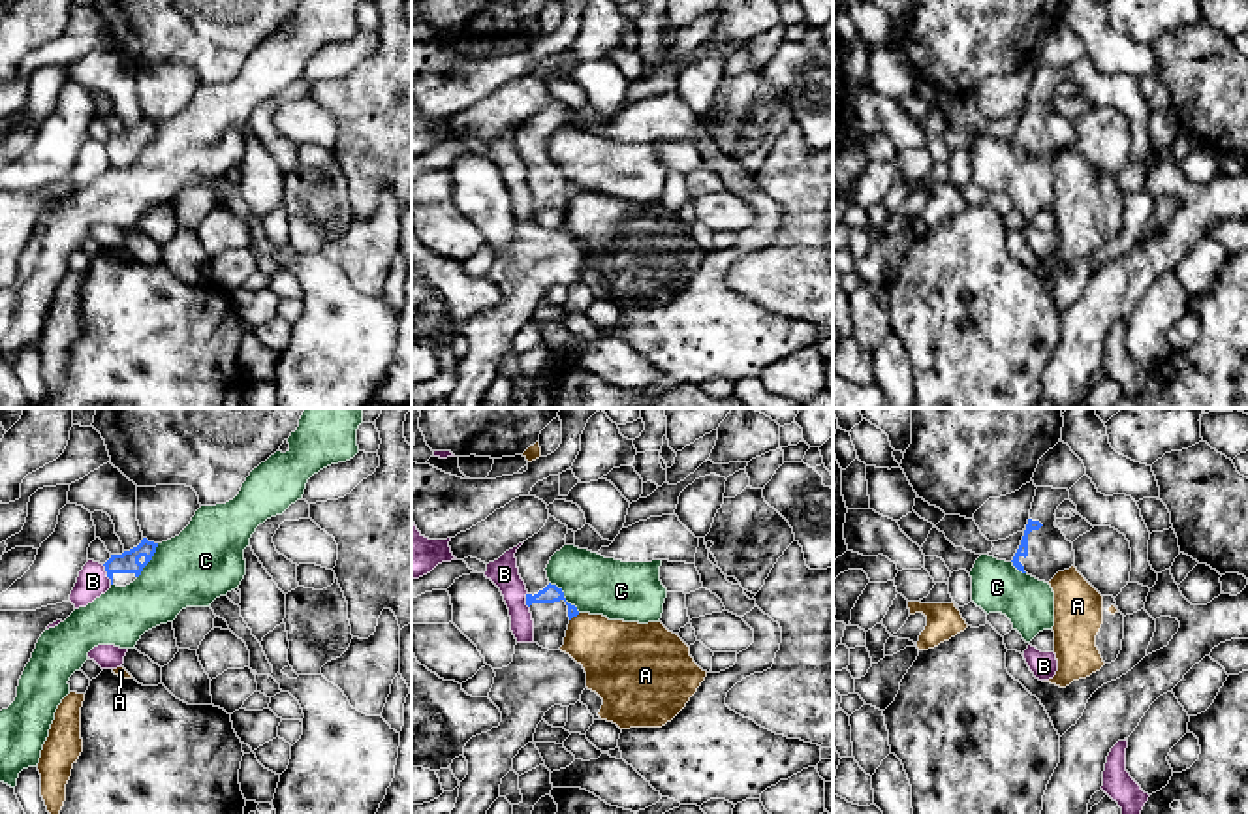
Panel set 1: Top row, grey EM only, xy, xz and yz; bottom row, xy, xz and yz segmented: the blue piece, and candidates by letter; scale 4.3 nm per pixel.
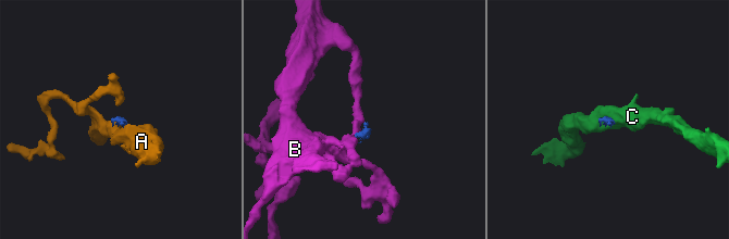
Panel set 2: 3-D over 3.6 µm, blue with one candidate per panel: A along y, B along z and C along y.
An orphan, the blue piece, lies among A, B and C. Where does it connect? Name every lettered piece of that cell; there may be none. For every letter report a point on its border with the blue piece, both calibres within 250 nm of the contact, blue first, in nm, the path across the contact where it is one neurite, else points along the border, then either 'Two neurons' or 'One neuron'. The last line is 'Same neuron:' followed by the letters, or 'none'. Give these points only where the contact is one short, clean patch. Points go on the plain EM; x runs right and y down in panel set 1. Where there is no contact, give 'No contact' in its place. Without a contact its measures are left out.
A: Touches blue at xz (574, 194). Thickness 80 nm (blue) against 300 nm. Boundary: xz (579, 192), (570, 200). Two neurons
B: Touches blue at xy (108, 153). Thickness 100 nm (blue) against 140 nm. Boundary: xy (102, 143), (111, 162). Two neurons
C: Touches blue at xz (562, 175). Thickness 80 nm (blue) against 260 nm. Boundary: xz (549, 160), (579, 190). Two neurons
Same neuron: none

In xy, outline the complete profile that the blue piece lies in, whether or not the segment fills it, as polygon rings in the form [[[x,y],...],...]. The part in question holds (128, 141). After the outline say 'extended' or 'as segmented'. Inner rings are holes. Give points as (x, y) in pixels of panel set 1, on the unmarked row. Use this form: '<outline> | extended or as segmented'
[[[147,117],[130,130],[122,133],[111,133],[111,137],[103,143],[111,164],[126,165],[133,162],[143,147],[152,139],[158,122],[148,120]]] | extended

